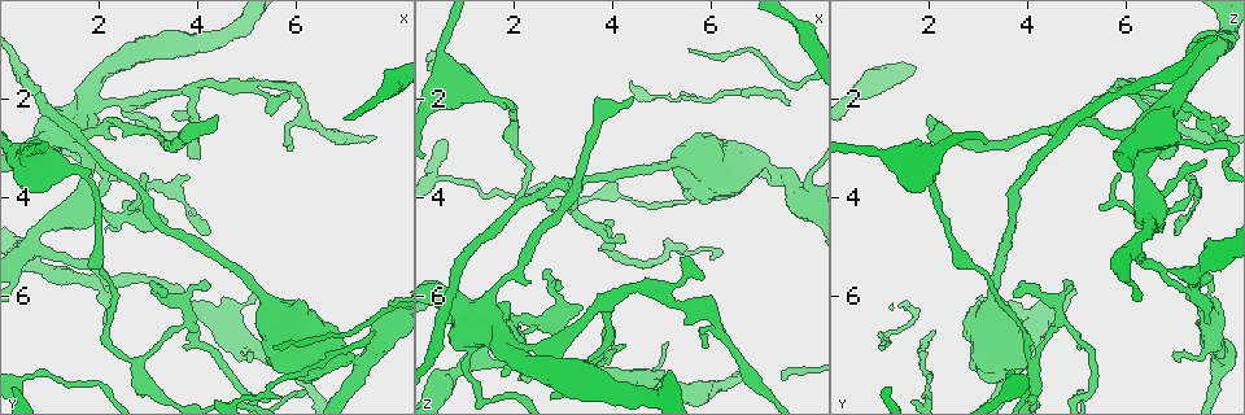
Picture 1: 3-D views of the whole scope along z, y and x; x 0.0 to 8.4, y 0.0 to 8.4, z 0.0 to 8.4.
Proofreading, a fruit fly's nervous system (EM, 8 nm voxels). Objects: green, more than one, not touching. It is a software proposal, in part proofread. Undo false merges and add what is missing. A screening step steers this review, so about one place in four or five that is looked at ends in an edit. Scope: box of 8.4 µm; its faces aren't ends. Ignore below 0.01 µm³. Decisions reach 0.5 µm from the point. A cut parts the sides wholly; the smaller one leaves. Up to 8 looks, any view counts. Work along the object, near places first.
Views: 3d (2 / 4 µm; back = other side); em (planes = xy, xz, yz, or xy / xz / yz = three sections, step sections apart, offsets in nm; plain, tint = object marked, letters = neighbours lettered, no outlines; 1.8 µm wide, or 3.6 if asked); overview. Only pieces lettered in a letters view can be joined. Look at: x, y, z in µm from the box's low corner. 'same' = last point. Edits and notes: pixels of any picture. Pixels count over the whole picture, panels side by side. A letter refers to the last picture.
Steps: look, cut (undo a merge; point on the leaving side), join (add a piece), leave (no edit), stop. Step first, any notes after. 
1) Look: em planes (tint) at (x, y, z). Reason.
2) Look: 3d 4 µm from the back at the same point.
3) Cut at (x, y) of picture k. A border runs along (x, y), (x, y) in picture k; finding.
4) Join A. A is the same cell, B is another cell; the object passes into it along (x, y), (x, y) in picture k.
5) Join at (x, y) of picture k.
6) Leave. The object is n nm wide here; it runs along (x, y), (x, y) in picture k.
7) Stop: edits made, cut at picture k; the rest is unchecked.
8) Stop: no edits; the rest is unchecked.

Look: 3d 4 µm at (4.40, 2.40, 2.00). End of a long branch.

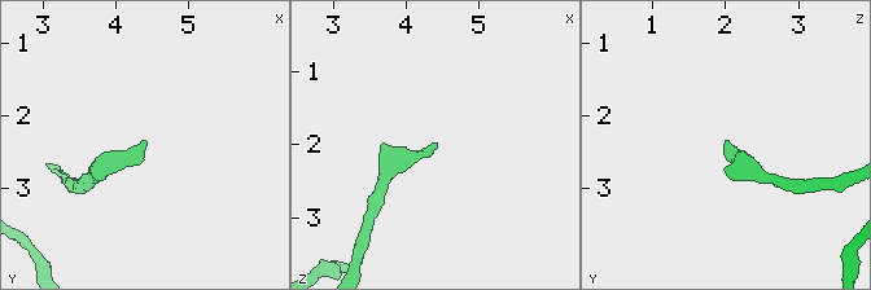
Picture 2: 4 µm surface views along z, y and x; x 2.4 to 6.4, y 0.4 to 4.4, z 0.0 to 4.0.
Look: em yz step 8 (tint) at (4.40, 2.40, 2.00).

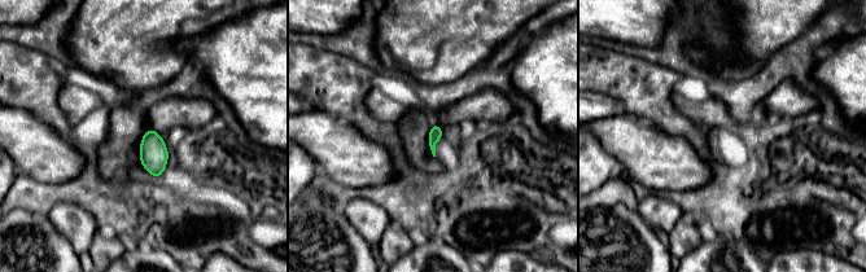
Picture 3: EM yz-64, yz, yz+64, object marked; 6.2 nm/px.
Look: em planes (letters) at the same point.

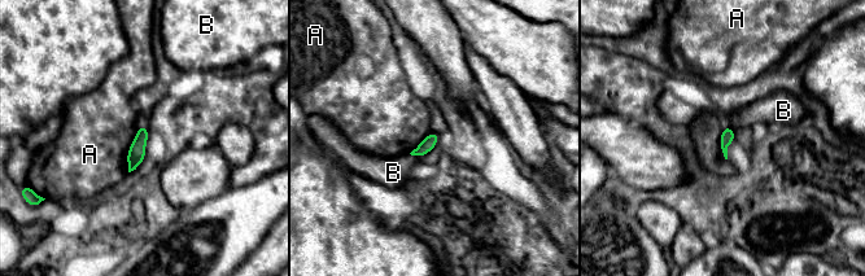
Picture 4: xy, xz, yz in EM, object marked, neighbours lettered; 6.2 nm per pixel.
Leave. The object is 90 nm wide here; A and B are other cells; none of them fits.

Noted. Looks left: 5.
Look: 3d 2 µm at (1.65, 3.50, 2.00). Three-way junction.

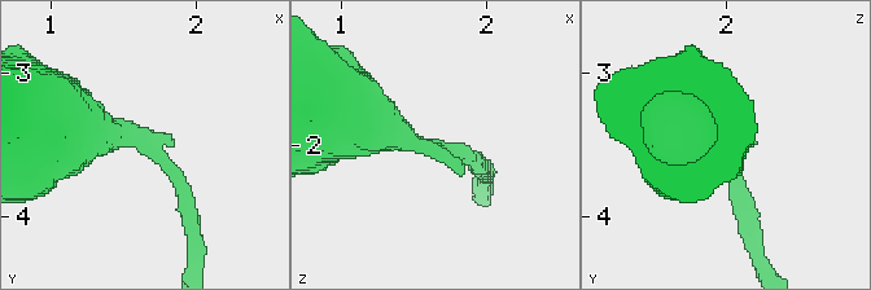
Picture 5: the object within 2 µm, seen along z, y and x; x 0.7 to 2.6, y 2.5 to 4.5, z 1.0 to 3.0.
Look: em planes (plain) at (1.62, 3.42, 2.04). 3 arms meet here.

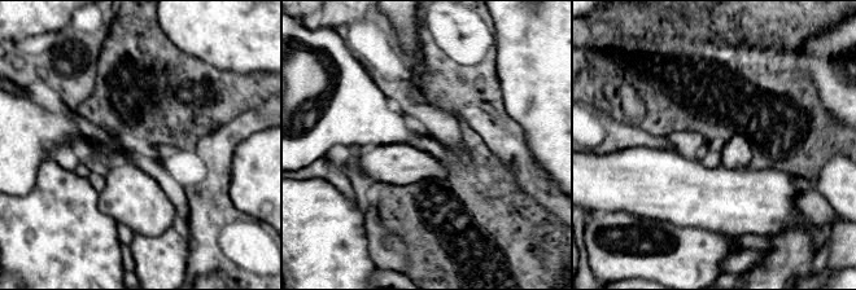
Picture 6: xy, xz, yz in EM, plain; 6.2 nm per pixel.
Look: em planes (letters) at the same point. See the neighbours.

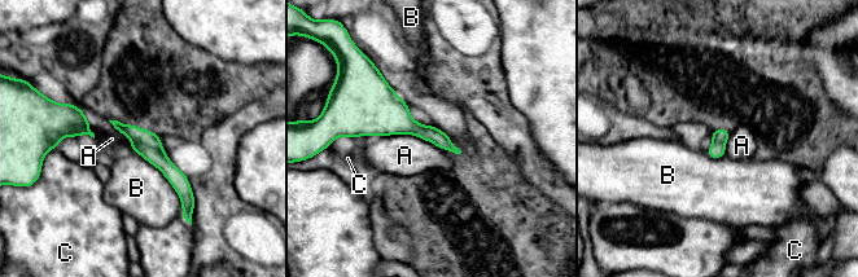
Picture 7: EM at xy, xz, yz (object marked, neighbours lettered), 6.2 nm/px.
Leave. The object is 100 nm wide here; A, B and C are other cells; it runs along (117, 124), (167, 167), (185, 199) in picture 7; continuous, no second neuron.

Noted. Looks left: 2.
Look: 3d 4 µm at (5.00, 5.55, 7.70). Tapers out.

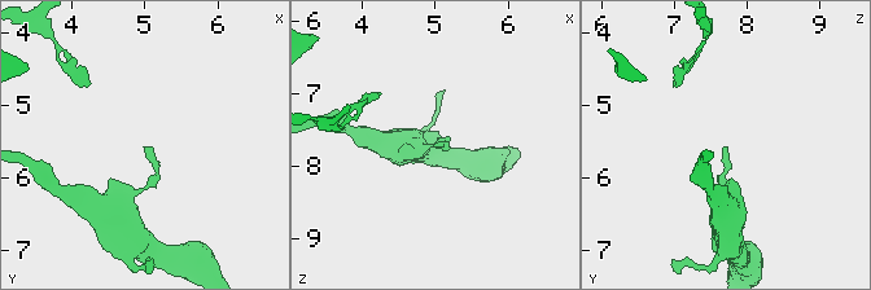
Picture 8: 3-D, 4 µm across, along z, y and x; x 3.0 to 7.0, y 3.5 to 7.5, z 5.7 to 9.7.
Look: em planes (letters) at (4.95, 5.60, 7.65). Shape alone is not enough.

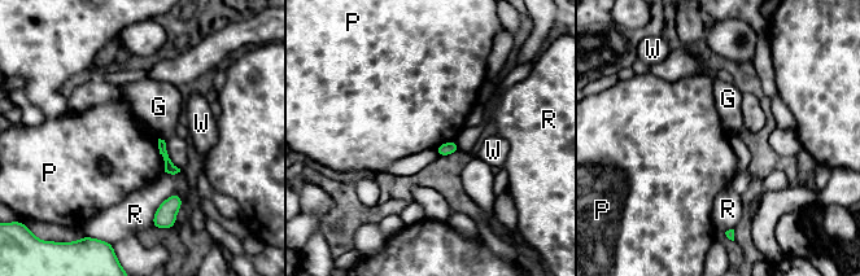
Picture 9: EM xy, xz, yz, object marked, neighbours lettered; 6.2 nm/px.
Leave. G, P, R and W are other cells; a border runs along (157, 139), (165, 171) in picture 9; none of them fits.

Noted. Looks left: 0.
Stop: no edits; the rest is unchecked.

